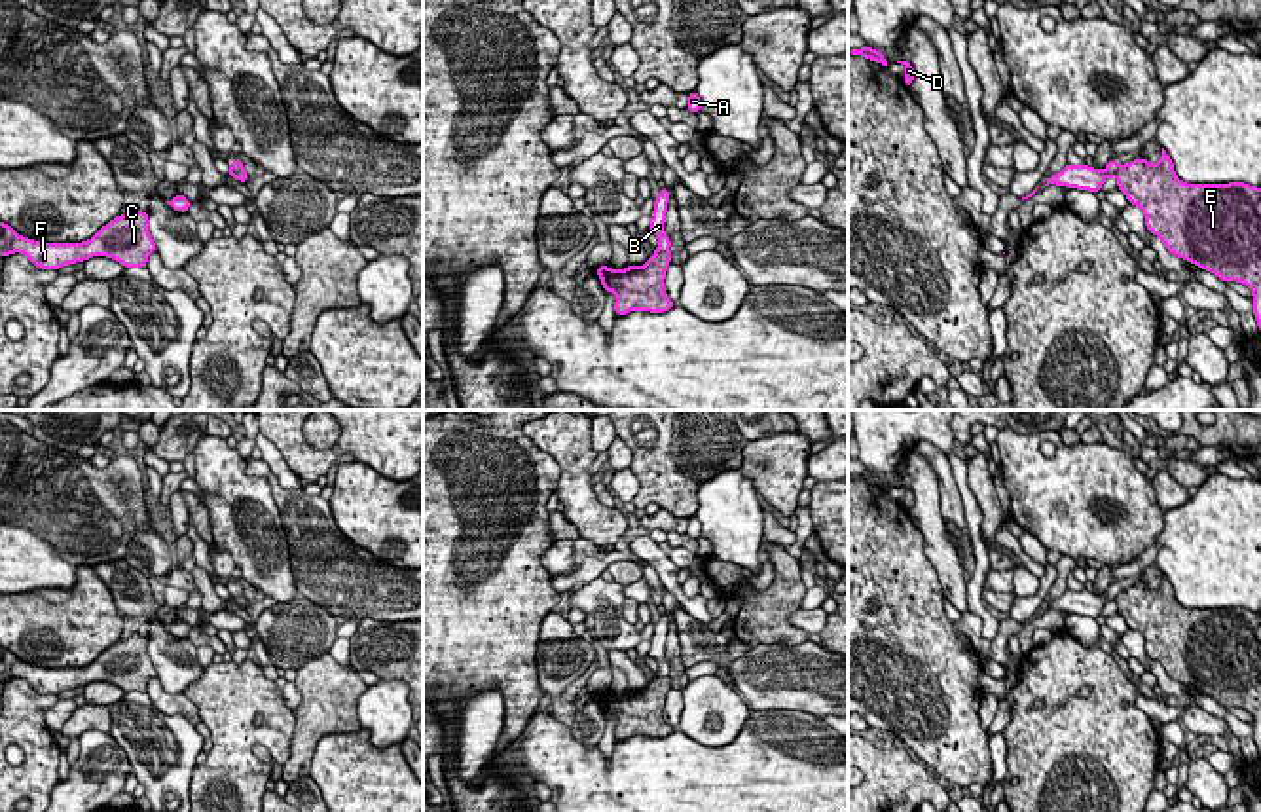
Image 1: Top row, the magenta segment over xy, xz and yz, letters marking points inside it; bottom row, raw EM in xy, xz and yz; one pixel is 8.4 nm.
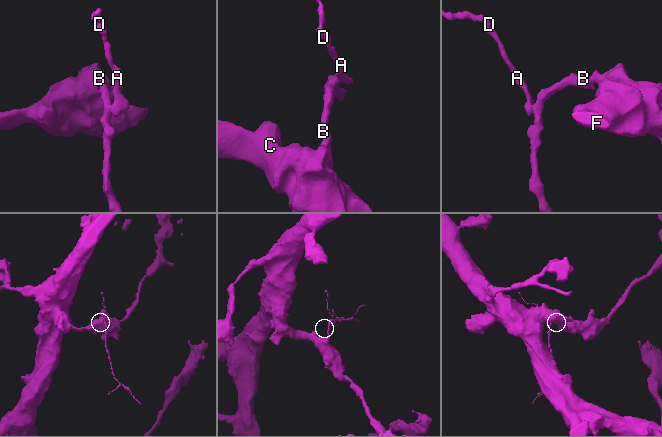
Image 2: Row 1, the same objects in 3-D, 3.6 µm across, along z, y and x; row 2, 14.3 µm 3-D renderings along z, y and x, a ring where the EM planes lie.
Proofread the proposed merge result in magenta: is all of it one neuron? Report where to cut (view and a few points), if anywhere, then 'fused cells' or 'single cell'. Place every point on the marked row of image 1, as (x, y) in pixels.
cut xz (668, 249), (657, 253); fused cells

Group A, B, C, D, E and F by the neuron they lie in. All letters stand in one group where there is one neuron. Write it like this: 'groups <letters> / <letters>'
groups A B D / C E F

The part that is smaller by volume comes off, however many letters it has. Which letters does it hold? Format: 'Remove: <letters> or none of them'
Remove: A, B, D

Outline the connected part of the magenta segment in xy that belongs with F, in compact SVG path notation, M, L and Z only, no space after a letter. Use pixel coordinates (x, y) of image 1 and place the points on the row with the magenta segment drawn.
M137 207L102 226L91 239L82 243L42 243L19 235L0 222L0 256L25 254L40 269L59 269L93 256L118 260L123 268L146 268L148 254L157 247L148 231L148 211Z

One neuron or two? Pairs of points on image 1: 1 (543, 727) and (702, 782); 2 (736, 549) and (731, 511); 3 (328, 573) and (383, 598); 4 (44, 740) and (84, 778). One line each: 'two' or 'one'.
1: one
2: one
3: one
4: two

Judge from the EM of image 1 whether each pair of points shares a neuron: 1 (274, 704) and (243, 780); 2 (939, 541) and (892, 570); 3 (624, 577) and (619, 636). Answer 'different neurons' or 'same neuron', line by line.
1: same neuron
2: different neurons
3: different neurons

